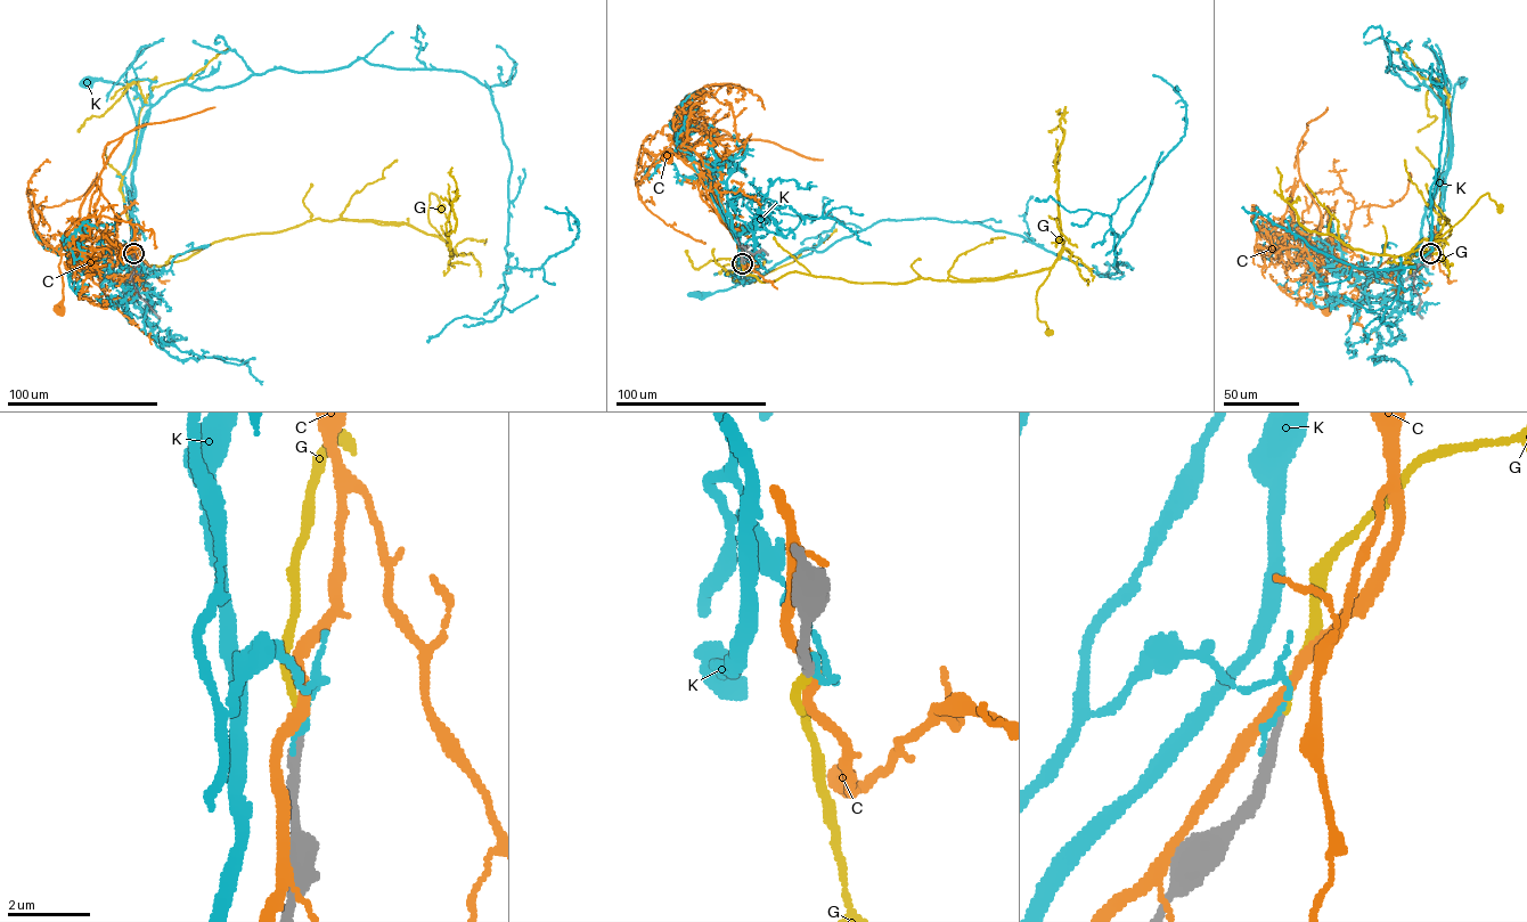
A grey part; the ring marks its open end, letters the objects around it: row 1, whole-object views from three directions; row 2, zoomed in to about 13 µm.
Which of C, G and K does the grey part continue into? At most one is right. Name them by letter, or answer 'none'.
G

